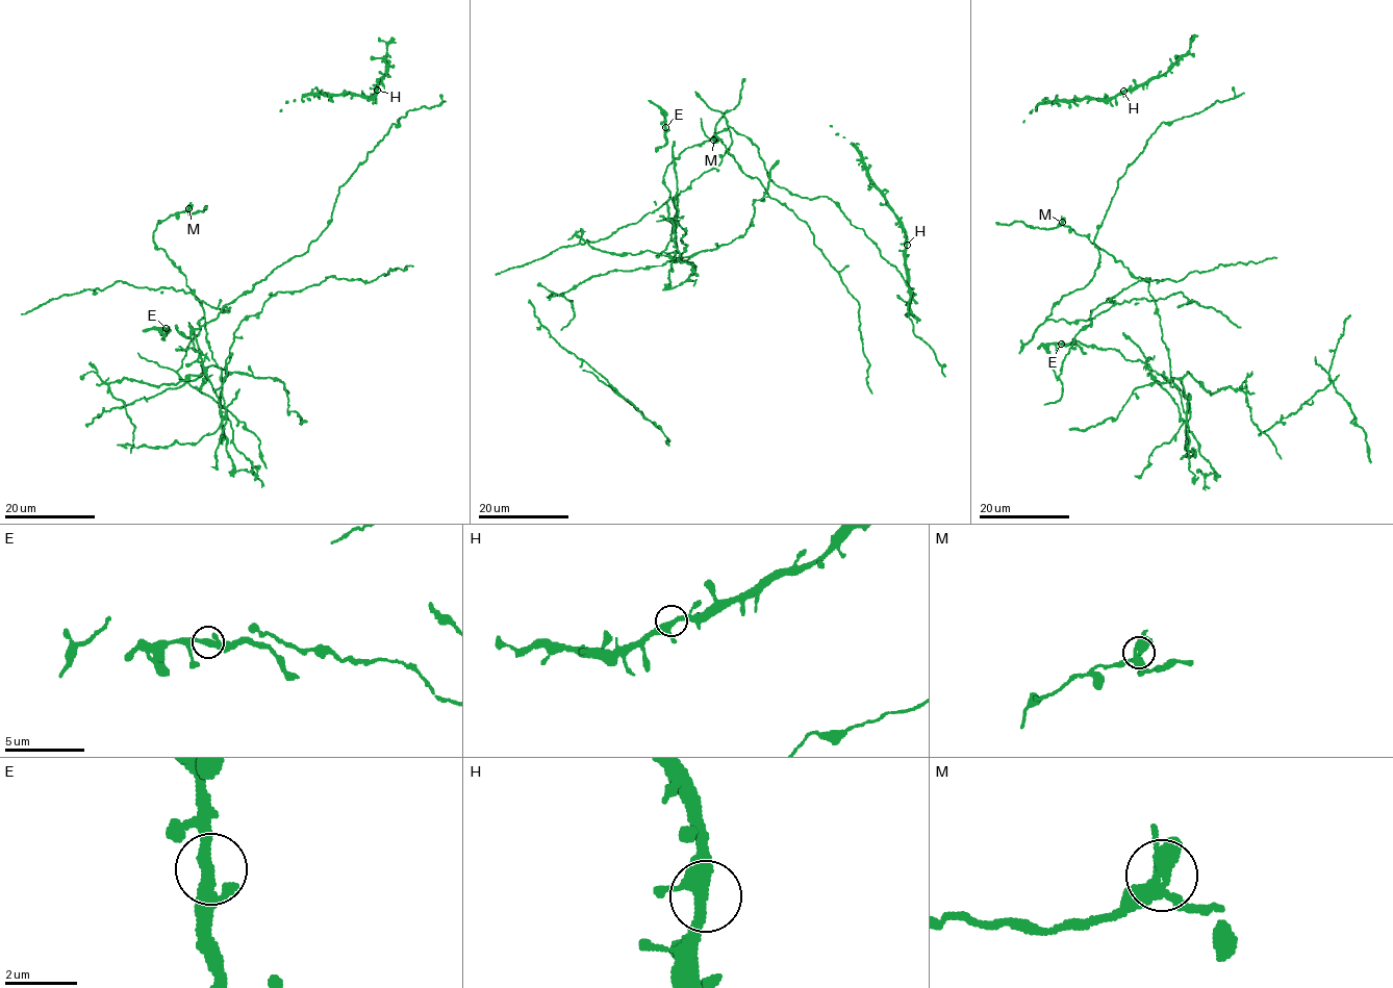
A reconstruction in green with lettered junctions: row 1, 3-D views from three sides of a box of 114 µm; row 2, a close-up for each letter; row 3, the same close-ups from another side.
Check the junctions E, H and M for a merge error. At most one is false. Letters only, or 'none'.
M

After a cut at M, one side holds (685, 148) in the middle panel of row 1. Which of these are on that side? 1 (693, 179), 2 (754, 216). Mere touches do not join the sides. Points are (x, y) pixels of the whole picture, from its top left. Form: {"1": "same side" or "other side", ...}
{"1": "other side", "2": "same side"}

